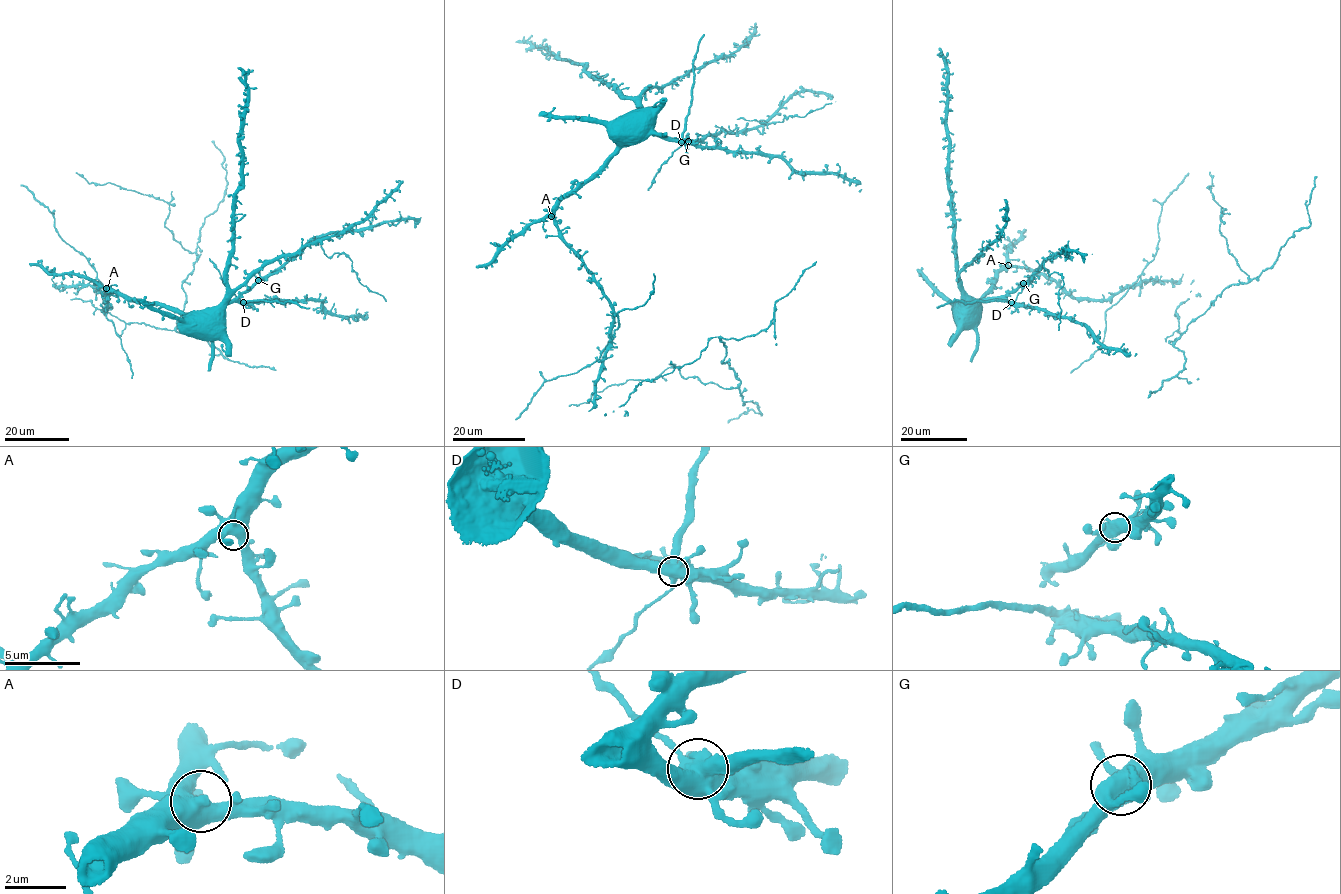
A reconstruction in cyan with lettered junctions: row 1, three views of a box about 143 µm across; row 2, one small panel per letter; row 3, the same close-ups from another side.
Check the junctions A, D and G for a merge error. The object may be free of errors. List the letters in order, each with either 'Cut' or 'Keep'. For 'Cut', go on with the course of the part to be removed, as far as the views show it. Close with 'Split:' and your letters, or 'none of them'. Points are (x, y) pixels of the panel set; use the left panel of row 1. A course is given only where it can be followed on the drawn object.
A: Keep
D: Cut. Course of the part to remove: (243, 302), (288, 301), (309, 307)
G: Keep
Split: D

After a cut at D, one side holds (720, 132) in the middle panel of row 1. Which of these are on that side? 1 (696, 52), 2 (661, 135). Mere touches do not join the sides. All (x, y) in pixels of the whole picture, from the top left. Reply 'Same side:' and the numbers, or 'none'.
Same side: 2

